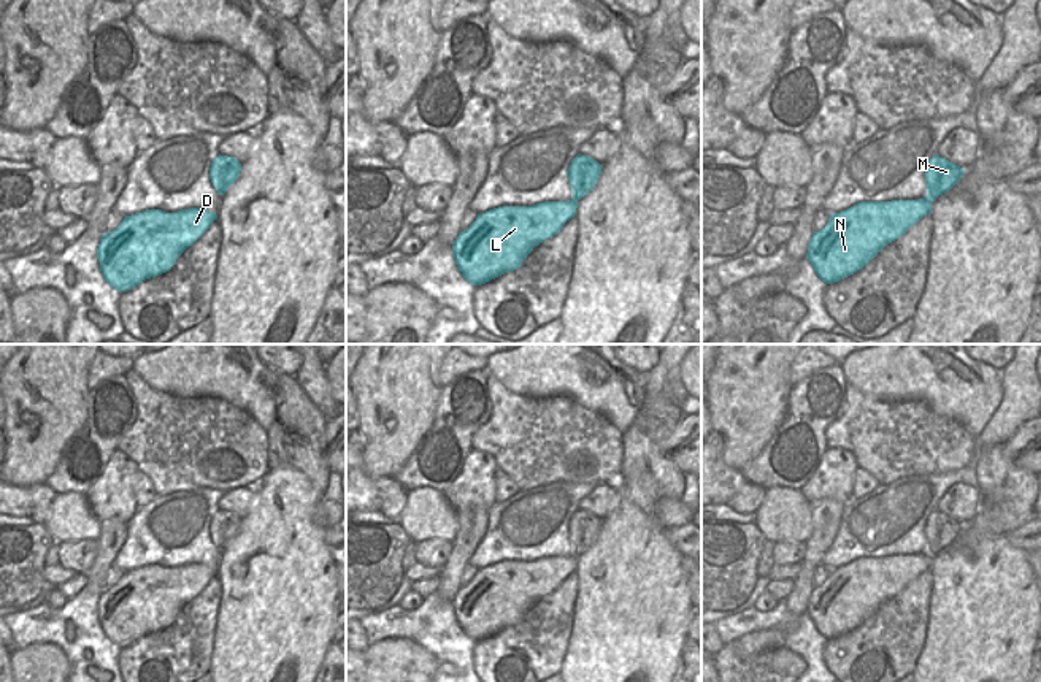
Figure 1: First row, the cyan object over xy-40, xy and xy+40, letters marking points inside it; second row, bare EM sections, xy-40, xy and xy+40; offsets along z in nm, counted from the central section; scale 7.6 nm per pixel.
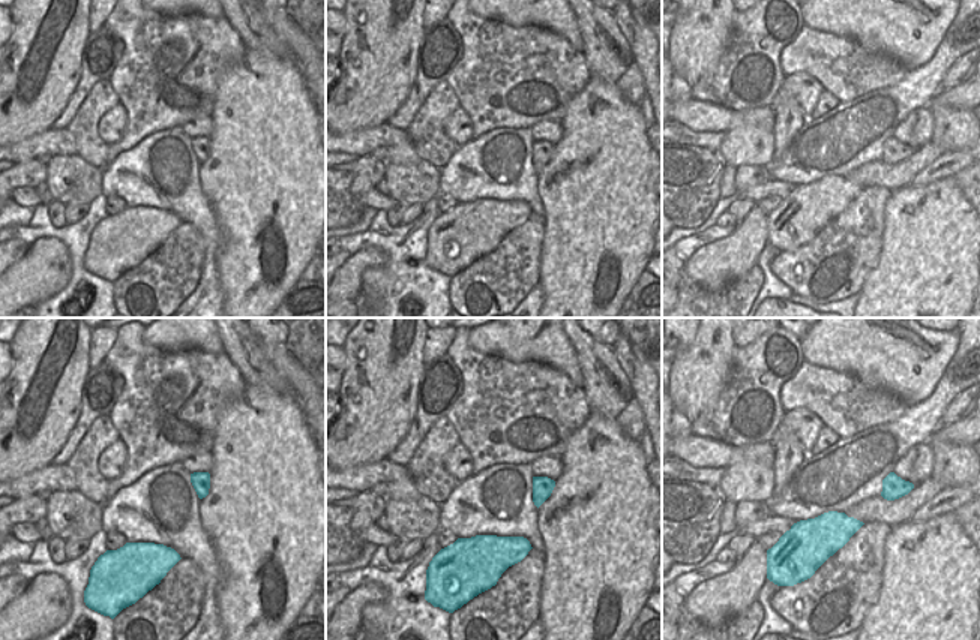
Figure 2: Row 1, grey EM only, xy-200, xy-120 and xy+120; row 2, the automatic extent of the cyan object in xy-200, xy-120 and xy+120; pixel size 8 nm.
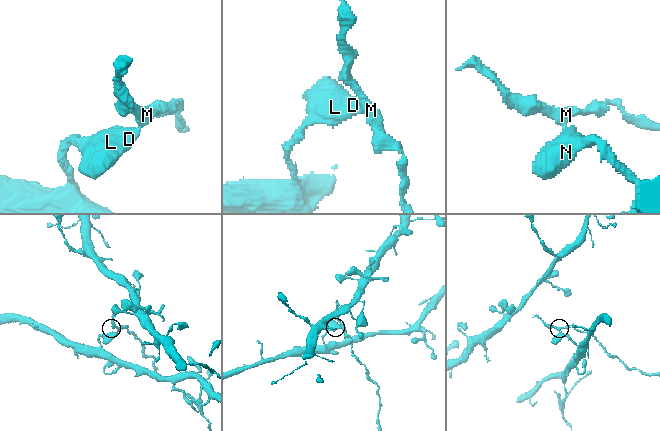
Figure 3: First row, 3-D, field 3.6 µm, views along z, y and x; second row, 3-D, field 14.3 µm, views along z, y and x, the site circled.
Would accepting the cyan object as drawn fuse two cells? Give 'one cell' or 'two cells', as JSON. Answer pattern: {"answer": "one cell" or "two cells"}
{"answer": "two cells"}

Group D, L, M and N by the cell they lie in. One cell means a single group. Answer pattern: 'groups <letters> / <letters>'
groups D L N / M

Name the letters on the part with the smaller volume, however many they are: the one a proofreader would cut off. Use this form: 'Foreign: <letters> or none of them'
Foreign: M.

